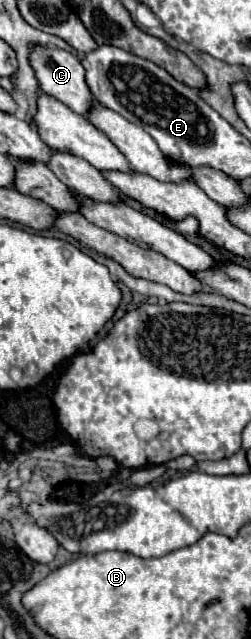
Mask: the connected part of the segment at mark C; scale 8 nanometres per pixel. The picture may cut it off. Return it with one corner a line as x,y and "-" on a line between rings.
35,45
33,51
31,51
31,65
37,73
37,79
39,79
39,85
43,89
43,93
55,97
57,101
65,103
69,109
73,109
75,113
79,115
85,115
93,109
93,93
85,81
85,69
81,65
81,61
71,55
69,51
63,51
63,49
51,49
51,47
41,47
41,45

